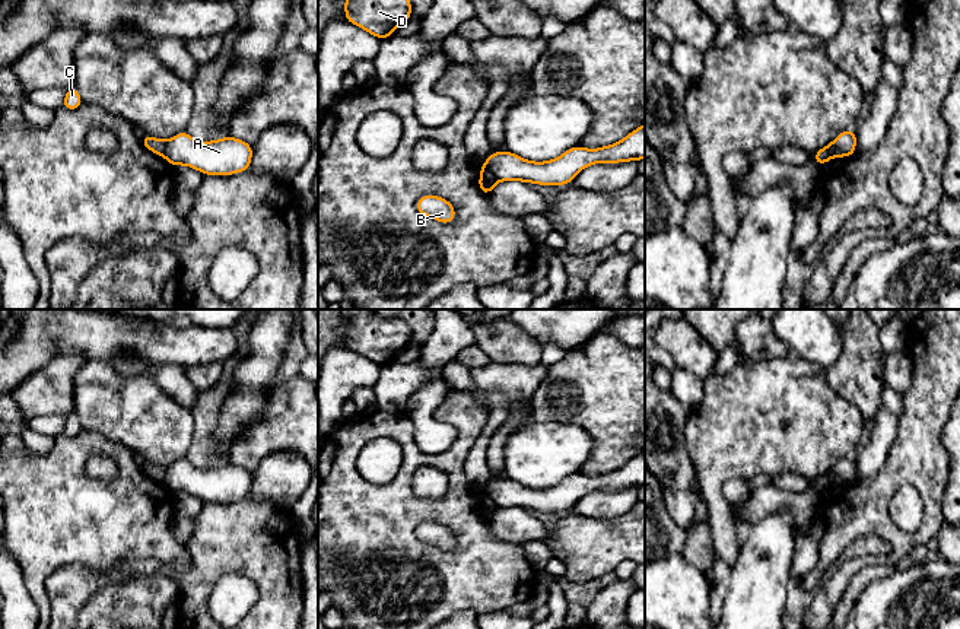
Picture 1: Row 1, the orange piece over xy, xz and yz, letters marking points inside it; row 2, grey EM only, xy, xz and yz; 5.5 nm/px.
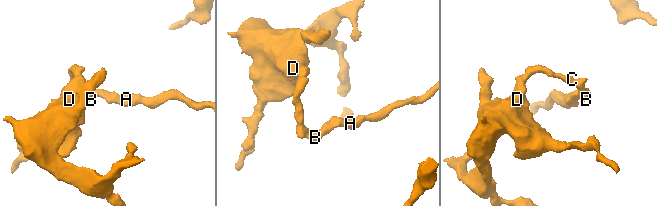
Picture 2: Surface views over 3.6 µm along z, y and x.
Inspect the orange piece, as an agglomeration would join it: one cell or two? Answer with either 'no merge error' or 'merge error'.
merge error

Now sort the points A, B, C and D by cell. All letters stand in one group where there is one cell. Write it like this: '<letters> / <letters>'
A / B C D

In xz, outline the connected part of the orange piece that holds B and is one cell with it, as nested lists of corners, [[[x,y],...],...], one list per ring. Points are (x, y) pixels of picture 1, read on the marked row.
[[[422,196],[416,201],[416,209],[419,213],[445,225],[454,222],[455,219],[455,207],[448,200],[438,196]]]

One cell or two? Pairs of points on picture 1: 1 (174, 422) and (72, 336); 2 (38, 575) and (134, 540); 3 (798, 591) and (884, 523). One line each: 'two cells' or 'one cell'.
1: two cells
2: one cell
3: two cells

